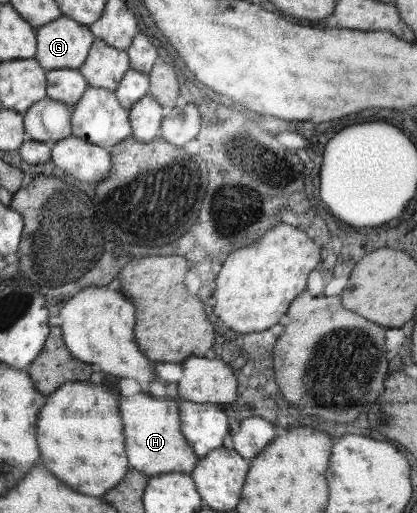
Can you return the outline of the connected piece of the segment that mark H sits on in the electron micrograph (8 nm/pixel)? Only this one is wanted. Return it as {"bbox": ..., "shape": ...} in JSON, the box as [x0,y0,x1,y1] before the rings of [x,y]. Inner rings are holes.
{"bbox":[119,393,198,477],"shape":[[[138,393],[131,398],[121,398],[119,414],[123,420],[125,452],[129,468],[148,477],[167,473],[187,473],[193,471],[198,459],[180,431],[178,403],[169,397],[152,397]]]}

